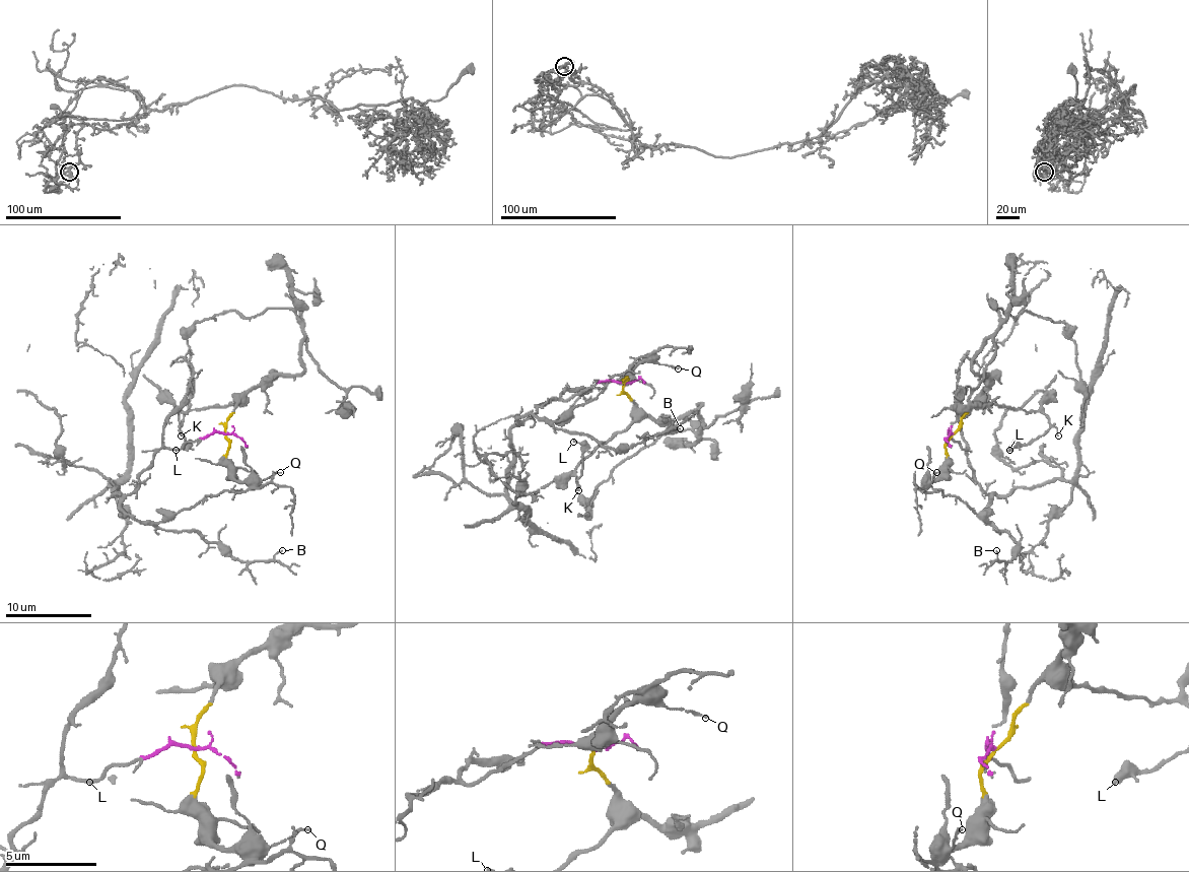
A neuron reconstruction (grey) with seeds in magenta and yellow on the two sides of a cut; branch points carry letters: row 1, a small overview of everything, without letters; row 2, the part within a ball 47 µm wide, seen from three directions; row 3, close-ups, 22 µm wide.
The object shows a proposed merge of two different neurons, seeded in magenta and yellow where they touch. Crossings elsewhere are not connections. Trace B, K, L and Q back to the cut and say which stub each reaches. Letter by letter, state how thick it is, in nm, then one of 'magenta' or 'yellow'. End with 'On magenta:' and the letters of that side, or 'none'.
B: 80 nm | magenta
K: 100 nm | yellow
L: 110 nm | yellow
Q: 140 nm | yellow
On magenta: B

